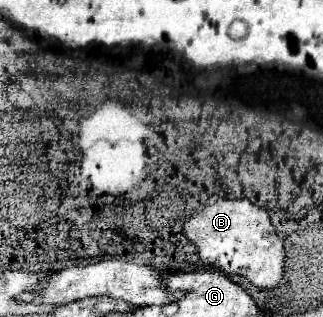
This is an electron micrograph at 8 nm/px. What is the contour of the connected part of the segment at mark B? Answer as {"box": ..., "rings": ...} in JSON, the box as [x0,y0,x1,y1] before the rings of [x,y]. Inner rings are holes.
{"box":[183,195,283,289],"rings":[[[213,195],[201,211],[185,221],[183,231],[189,241],[199,247],[203,261],[221,267],[227,275],[243,275],[261,289],[273,289],[283,279],[283,241],[279,239],[269,213],[249,199],[225,199]]]}

